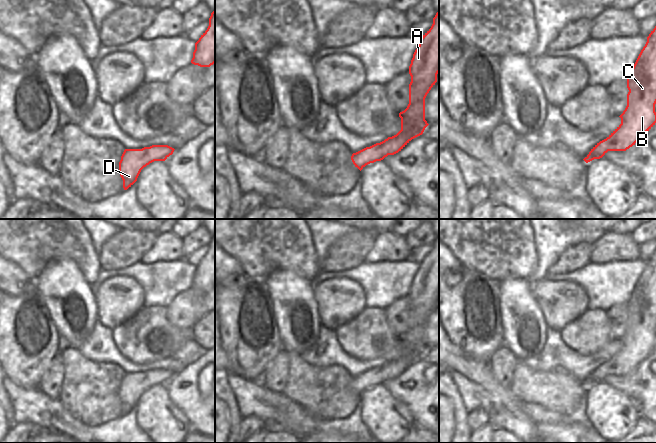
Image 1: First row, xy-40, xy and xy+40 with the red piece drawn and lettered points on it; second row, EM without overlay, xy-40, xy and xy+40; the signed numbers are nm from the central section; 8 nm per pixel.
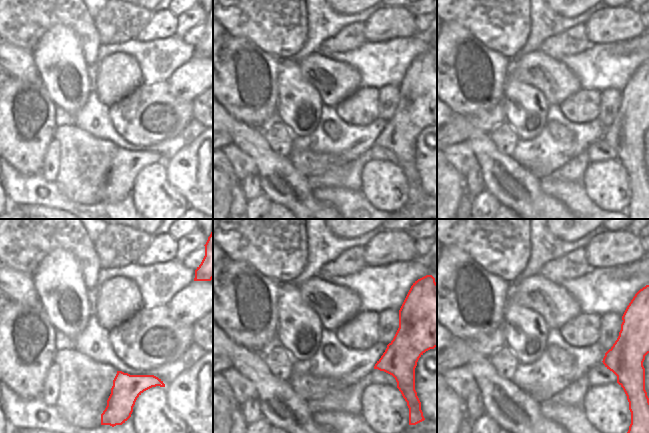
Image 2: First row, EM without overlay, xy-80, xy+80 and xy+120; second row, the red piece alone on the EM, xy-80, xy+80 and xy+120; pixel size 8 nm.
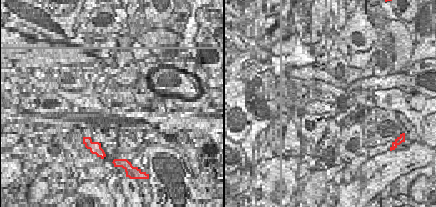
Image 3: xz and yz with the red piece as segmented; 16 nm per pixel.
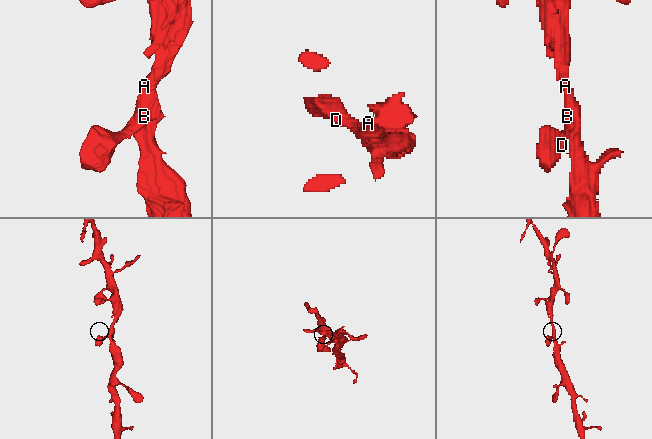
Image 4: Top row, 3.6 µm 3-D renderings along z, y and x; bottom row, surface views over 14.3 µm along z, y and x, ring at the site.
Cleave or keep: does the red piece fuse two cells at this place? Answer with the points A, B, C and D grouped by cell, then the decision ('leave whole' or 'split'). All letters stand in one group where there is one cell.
groups A B C D; leave whole

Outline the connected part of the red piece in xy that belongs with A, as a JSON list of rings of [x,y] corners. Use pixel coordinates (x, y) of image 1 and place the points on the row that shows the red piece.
[[[439,11],[431,28],[420,39],[409,66],[409,104],[399,113],[401,130],[380,143],[353,153],[351,160],[360,171],[368,164],[381,161],[401,151],[412,139],[423,134],[429,125],[425,120],[425,98],[437,82],[439,73]]]

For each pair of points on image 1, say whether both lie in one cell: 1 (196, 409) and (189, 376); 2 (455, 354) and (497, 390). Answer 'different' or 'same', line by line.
1: same
2: same

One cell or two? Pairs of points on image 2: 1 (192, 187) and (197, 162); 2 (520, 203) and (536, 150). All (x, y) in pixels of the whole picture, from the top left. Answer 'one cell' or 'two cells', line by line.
1: one cell
2: two cells

